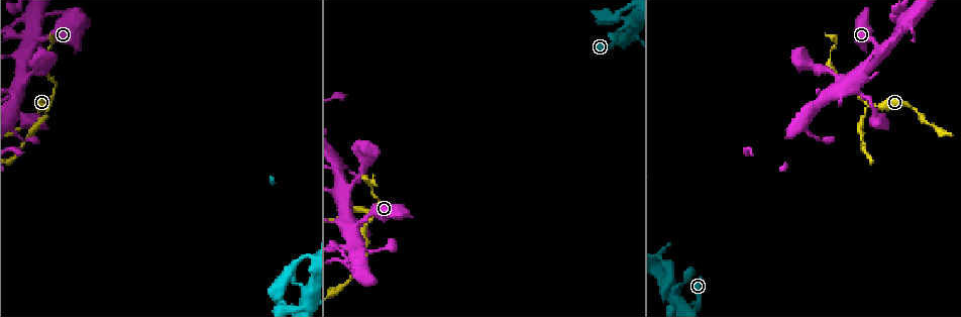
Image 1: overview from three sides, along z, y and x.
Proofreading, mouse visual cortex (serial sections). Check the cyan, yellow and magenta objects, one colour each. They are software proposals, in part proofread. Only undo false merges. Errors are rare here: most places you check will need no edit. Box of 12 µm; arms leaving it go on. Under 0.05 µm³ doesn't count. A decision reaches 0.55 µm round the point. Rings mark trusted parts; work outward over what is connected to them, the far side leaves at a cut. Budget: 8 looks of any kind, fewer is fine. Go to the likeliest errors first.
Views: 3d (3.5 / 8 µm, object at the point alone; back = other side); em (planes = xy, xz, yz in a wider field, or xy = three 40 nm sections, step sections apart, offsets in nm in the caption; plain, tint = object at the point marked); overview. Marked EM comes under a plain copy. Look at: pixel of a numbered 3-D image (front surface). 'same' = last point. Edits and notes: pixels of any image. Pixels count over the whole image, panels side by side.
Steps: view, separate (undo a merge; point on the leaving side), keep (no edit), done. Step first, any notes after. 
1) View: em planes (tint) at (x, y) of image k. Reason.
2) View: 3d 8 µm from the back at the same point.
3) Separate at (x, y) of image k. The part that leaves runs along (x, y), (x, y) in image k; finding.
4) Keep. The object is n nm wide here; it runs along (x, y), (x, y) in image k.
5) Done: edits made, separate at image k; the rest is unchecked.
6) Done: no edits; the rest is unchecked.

View: 3d 3.5 µm at (866, 106) of image 1. Calibre changes.

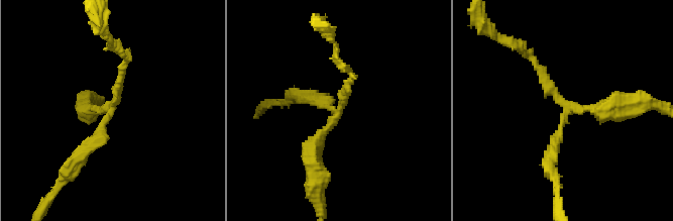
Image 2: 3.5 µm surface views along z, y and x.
View: em xy step 5 (tint) at (570, 106) of image 2.

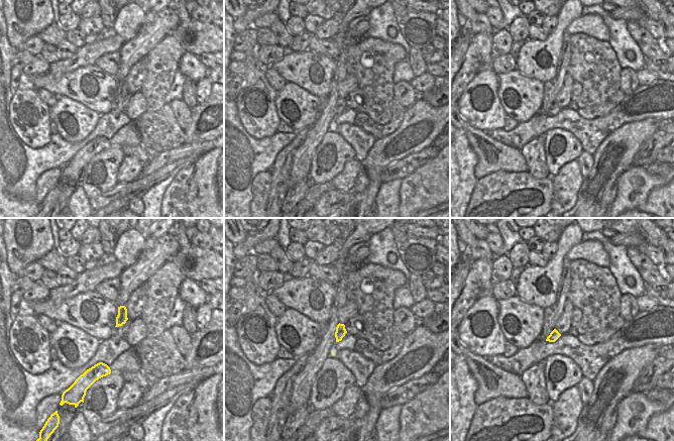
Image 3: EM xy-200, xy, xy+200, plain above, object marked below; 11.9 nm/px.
Separate at (98, 142) of image 2. The arms are 150, 200, 300 nm wide; the part that leaves runs along (110, 114), (54, 192) in image 2; a second cell is stuck on.

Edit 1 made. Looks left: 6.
View: overview.

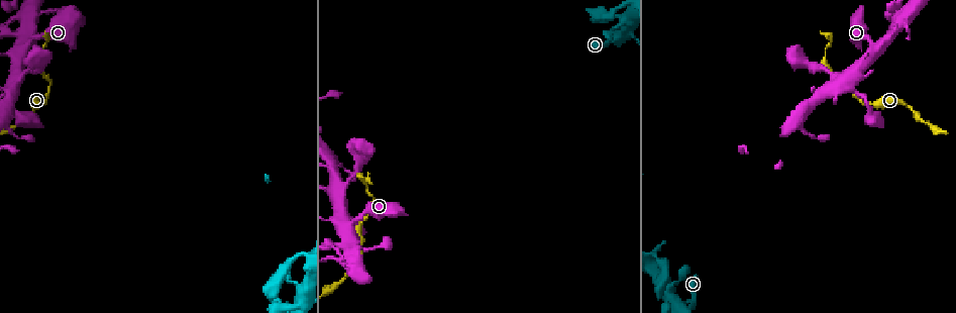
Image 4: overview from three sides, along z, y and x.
View: 3d 8 µm at (297, 281) of image 4. Thin neck.

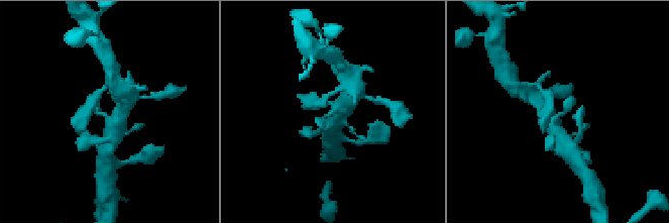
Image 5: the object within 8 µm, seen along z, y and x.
View: 3d 3.5 µm at (331, 113) of image 5. Closer look.

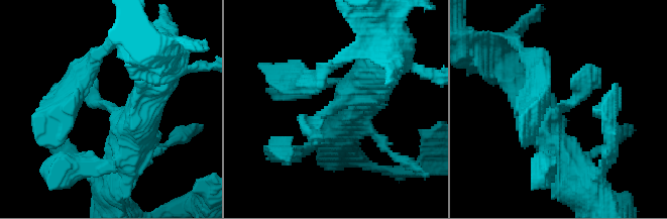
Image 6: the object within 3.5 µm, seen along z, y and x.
View: em xy step 2 (tint) at (562, 106) of image 6.

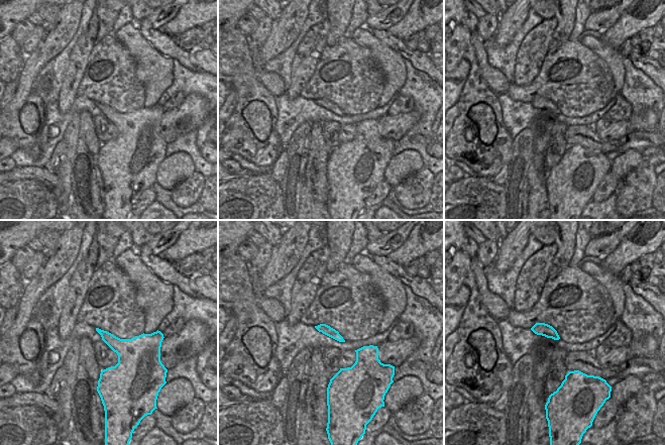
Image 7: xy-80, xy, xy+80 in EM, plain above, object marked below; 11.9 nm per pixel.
Keep. One cell here.

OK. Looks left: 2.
View: 3d 3.5 µm at (335, 172) of image 4.

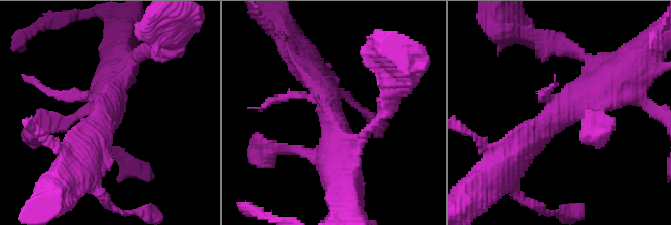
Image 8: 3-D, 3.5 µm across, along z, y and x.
View: em xy step 5 (tint) at (562, 113) of image 8.

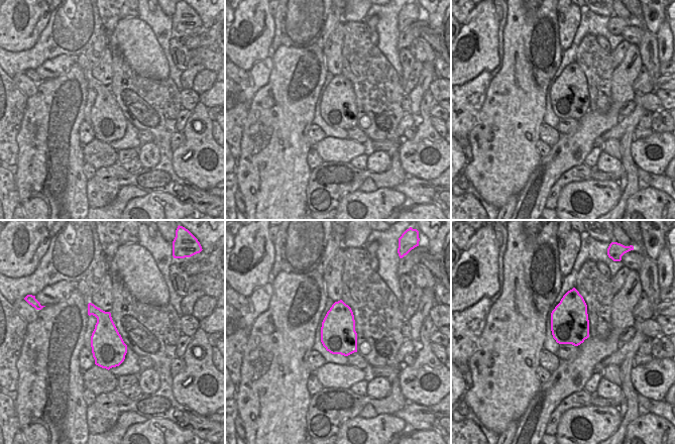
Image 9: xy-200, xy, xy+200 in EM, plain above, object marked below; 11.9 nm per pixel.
Keep. It runs along (617, 80), (567, 108), (516, 157) in image 8; one cell here.

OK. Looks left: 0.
Done: edits made, separate at image 2; the rest is unchecked.

